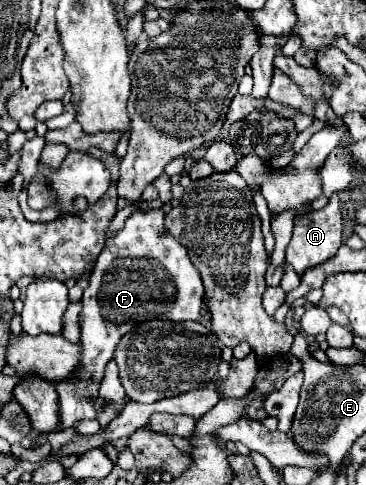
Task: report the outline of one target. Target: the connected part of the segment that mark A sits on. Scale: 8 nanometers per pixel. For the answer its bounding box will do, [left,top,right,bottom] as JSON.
[286,192,342,274]

